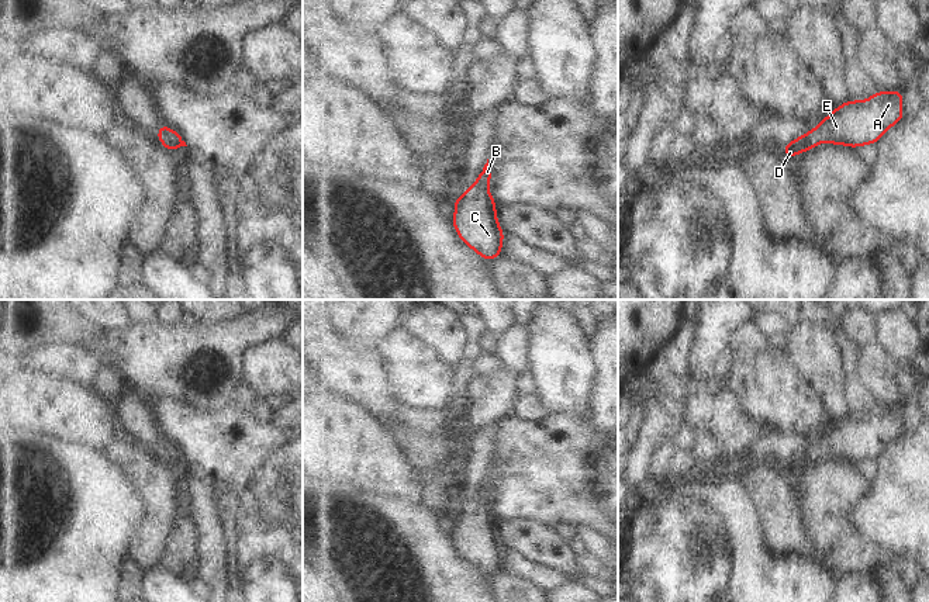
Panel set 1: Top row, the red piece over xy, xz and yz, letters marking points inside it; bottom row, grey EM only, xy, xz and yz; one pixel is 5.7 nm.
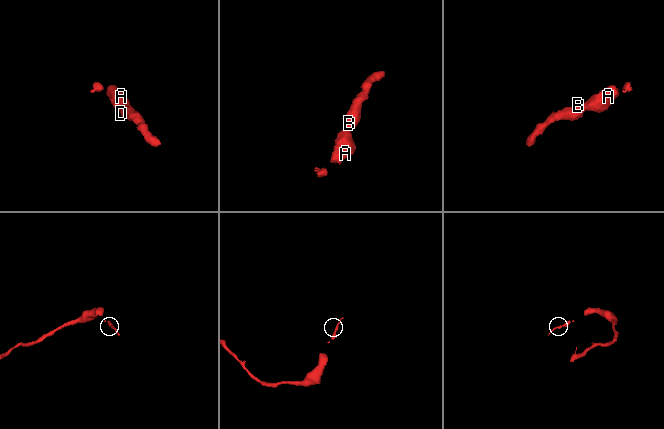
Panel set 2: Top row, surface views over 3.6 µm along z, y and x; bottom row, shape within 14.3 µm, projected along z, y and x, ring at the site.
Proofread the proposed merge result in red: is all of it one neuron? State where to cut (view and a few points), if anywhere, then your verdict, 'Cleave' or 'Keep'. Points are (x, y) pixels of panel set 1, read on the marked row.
No split. Keep.

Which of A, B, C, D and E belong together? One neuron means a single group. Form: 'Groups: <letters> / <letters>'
Groups: A B C D E.

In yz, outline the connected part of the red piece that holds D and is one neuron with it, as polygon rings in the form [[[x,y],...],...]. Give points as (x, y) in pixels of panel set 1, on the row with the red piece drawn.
[[[902,90],[877,91],[867,100],[849,100],[836,107],[816,128],[811,128],[807,135],[781,148],[791,159],[800,152],[818,146],[822,141],[850,148],[874,145],[888,128],[902,118]]]

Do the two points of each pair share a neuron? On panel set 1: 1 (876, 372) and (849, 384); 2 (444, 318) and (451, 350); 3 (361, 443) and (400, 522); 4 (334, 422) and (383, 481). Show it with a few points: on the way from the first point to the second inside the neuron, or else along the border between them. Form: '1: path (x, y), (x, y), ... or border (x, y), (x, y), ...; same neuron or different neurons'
1: border (855, 376), (877, 405); different neurons
2: path (444, 327), (451, 342); same neuron
3: border (354, 487), (418, 504); different neurons
4: path (344, 436), (375, 467); same neuron

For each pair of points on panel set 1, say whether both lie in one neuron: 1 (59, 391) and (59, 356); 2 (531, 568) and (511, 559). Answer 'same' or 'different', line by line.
1: different
2: same

